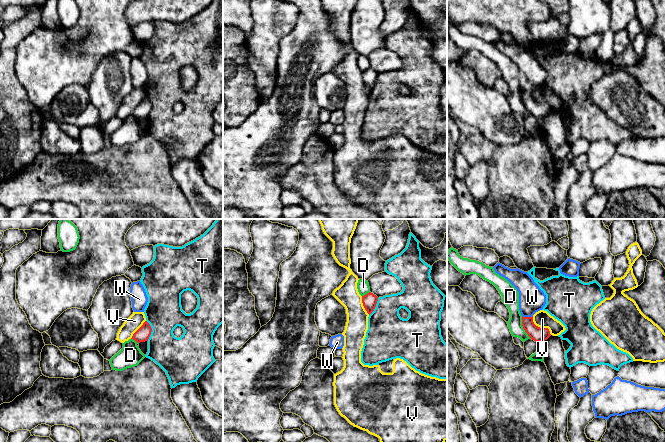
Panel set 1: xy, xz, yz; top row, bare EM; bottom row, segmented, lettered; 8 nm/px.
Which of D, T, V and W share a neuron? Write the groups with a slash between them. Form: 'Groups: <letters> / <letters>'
Groups: D / T / V / W

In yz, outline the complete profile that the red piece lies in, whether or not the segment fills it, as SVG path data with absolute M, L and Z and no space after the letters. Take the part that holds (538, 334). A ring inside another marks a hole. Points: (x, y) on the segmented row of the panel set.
M499 262L493 267L495 272L507 279L519 292L519 310L522 326L528 336L539 343L547 340L551 334L548 328L540 328L533 322L533 315L546 304L546 295L533 278L518 268L510 269Z

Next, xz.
M371 292L362 296L363 306L369 315L374 311L377 301L378 297Z

